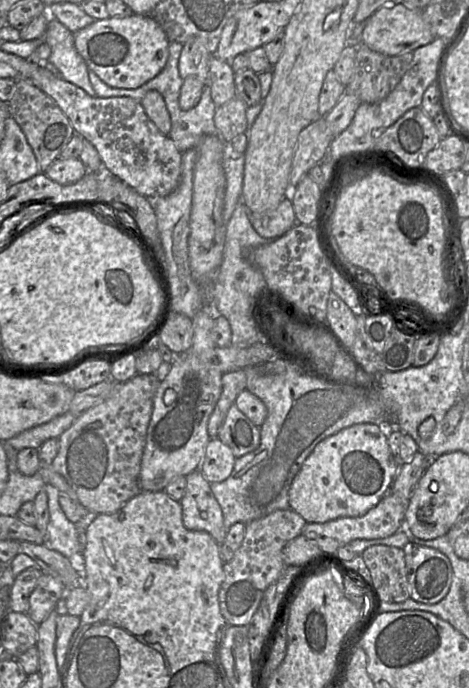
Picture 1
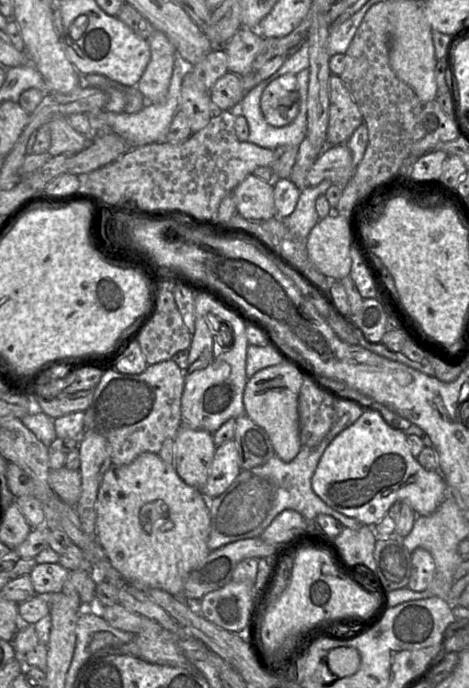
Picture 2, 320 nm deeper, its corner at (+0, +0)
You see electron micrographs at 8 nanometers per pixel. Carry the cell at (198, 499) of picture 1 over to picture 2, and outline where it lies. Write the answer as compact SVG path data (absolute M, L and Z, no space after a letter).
M180 427L174 440L176 472L187 485L202 491L216 451L213 434Z

